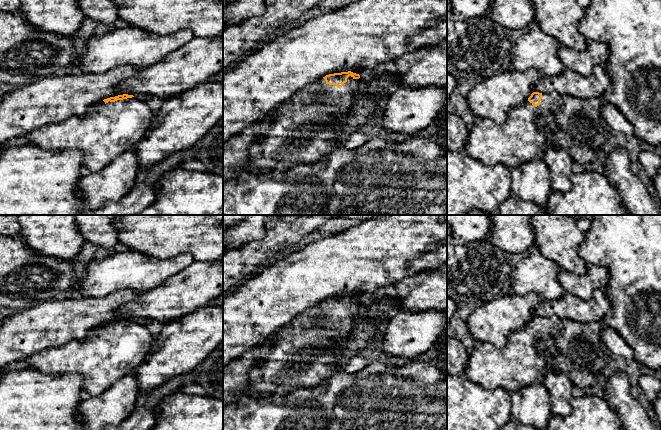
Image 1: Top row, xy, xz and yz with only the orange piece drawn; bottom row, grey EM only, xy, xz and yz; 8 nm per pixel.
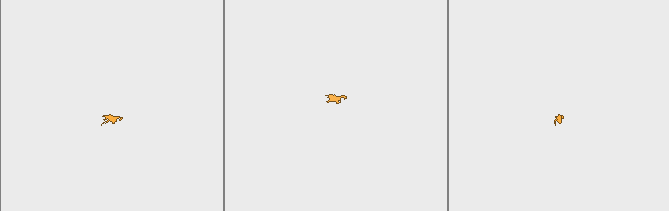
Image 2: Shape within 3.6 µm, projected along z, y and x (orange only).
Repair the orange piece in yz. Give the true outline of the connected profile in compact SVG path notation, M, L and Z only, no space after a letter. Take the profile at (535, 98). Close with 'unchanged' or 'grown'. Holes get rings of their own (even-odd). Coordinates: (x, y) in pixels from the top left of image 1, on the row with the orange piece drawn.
M533 92L521 106L511 110L504 123L476 117L469 126L463 152L484 164L504 164L511 169L531 160L543 160L549 147L558 147L565 149L573 162L591 164L600 158L600 148L607 141L609 127L601 116L601 107L605 103L603 96L579 98Z | grown

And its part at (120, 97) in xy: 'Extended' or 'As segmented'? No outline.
Extended

